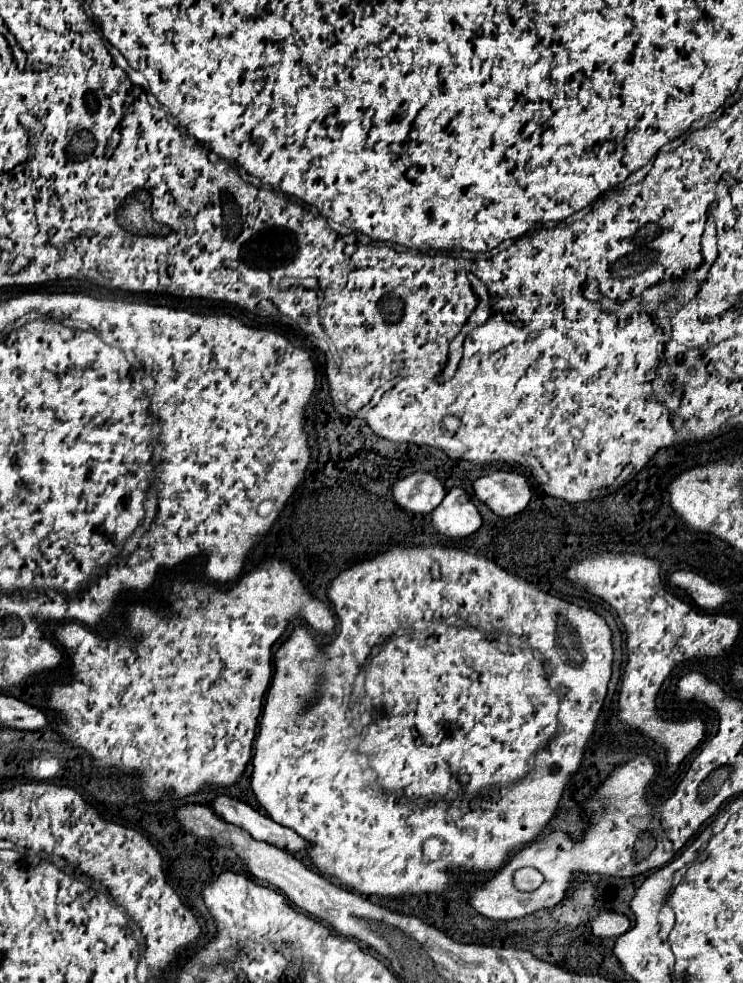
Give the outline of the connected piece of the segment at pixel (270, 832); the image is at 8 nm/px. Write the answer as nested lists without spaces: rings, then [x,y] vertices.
[[[217,795],[217,797],[213,797],[213,801],[209,805],[221,819],[249,831],[259,841],[267,841],[281,849],[287,847],[285,851],[291,851],[291,853],[303,851],[307,847],[307,843],[293,829],[281,827],[271,817],[261,815],[259,811],[255,811],[253,807],[249,807],[247,803],[235,799],[231,795]]]

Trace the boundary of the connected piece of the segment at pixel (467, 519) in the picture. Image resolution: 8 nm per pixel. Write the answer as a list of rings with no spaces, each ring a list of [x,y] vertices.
[[[461,487],[451,489],[431,515],[433,527],[447,537],[467,537],[481,527],[481,515],[471,495]]]

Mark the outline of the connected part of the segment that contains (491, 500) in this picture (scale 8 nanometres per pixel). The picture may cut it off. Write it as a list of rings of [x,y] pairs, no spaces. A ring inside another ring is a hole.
[[[495,471],[479,477],[473,483],[473,489],[477,499],[501,517],[521,513],[531,499],[527,479],[513,471]]]

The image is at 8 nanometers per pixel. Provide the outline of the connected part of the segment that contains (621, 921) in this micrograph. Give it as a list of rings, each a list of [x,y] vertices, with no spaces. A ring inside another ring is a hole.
[[[613,910],[600,912],[591,923],[592,933],[598,938],[619,937],[627,929],[629,929],[627,916]]]

